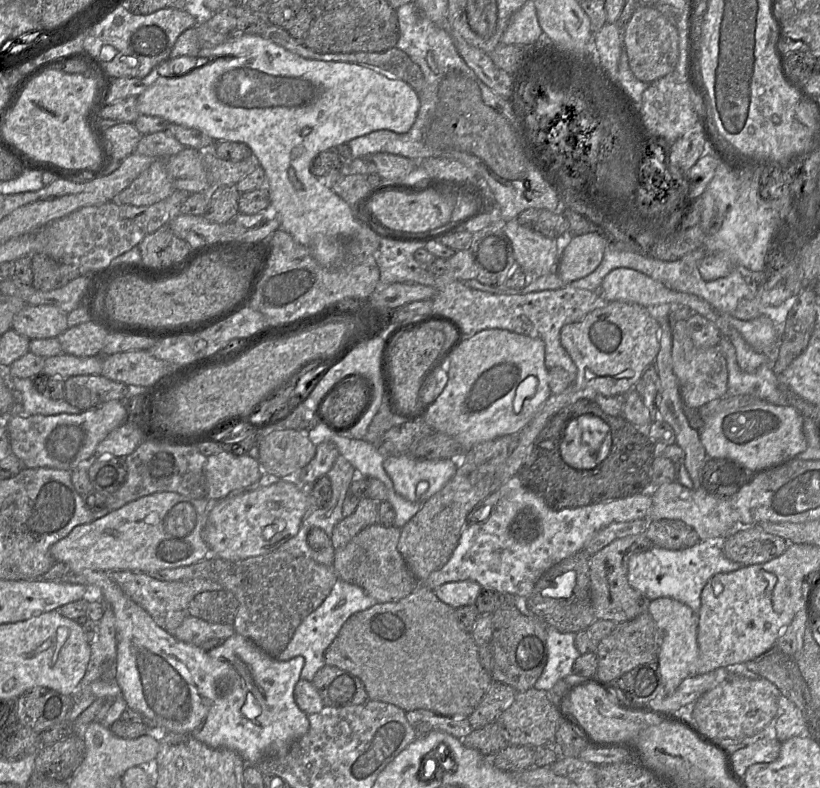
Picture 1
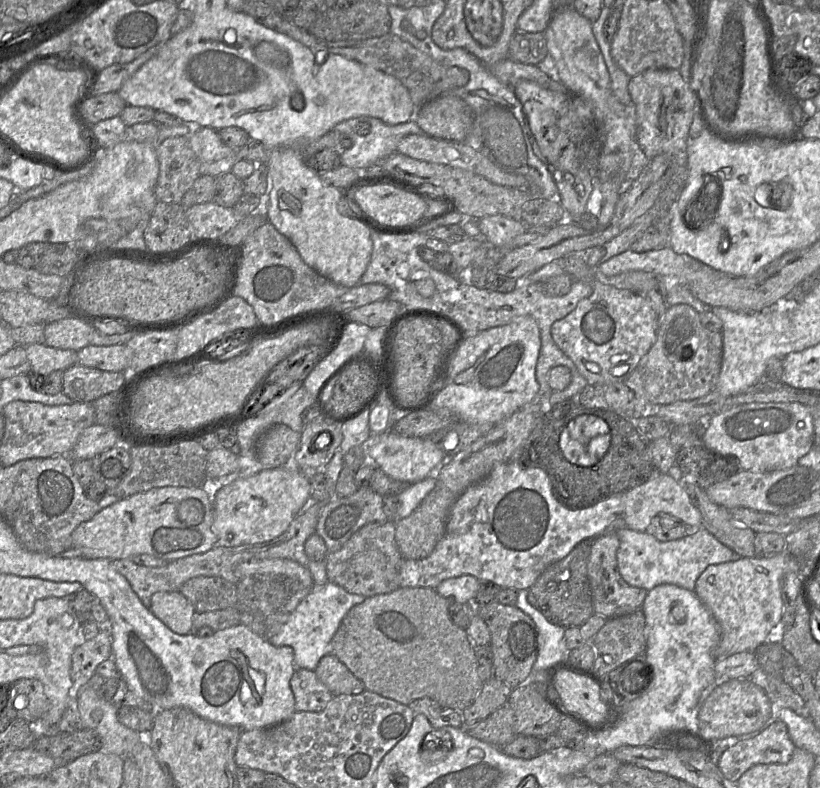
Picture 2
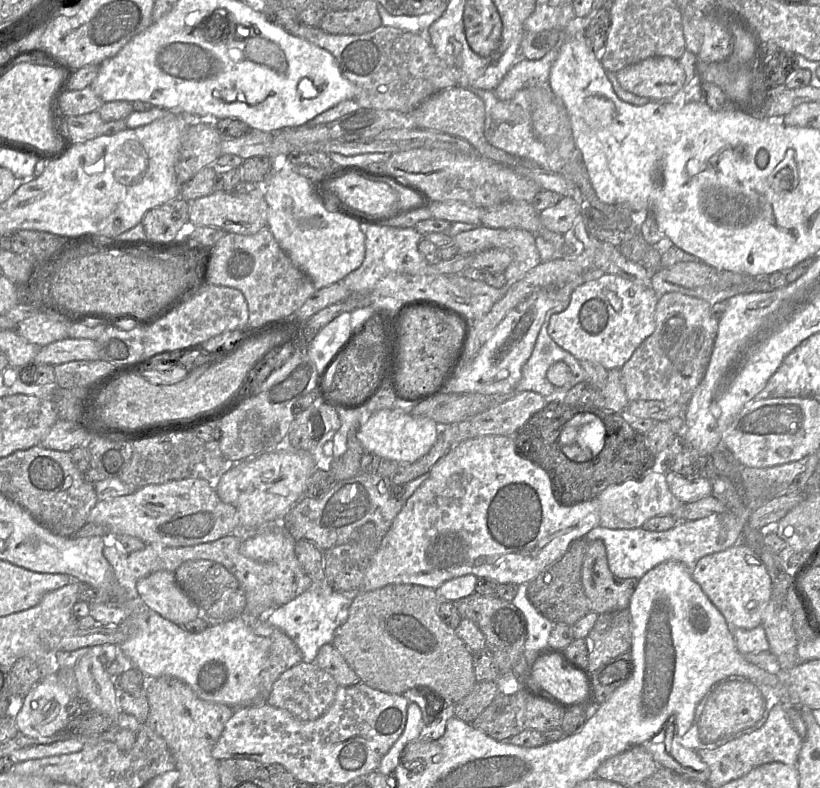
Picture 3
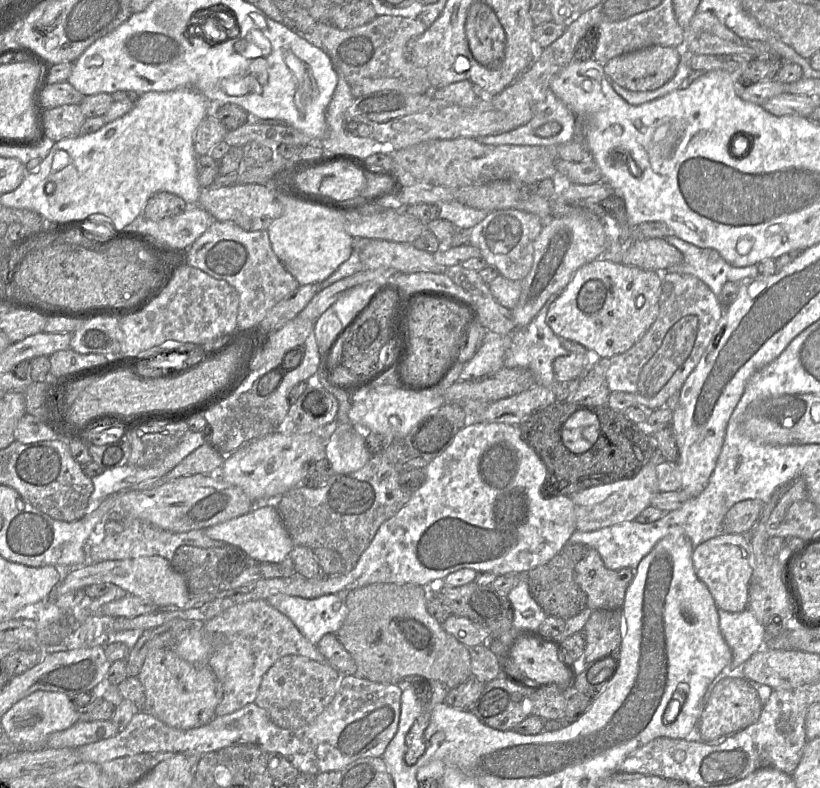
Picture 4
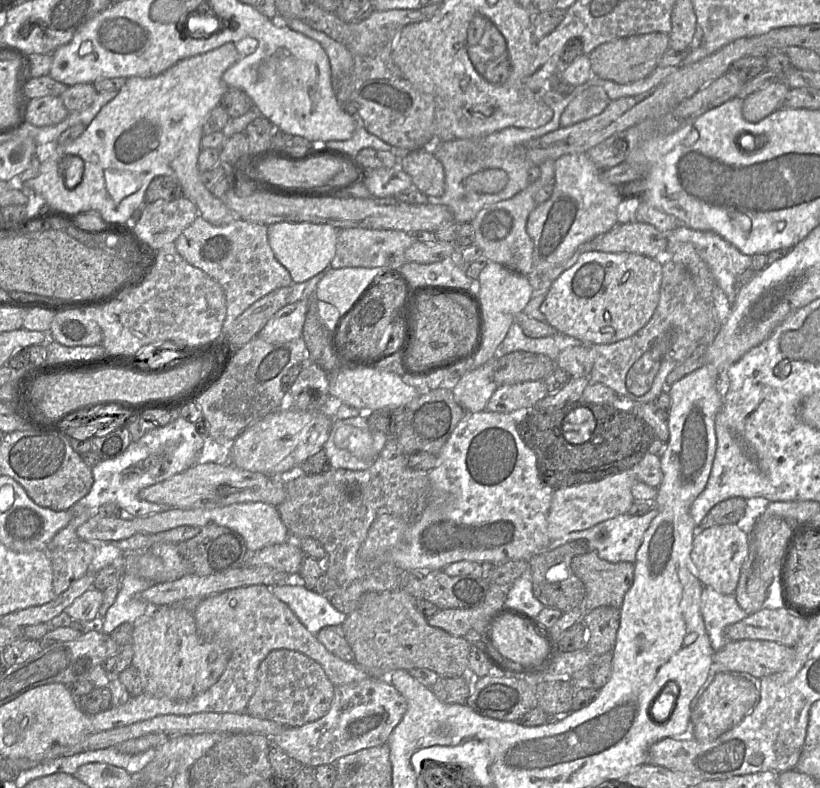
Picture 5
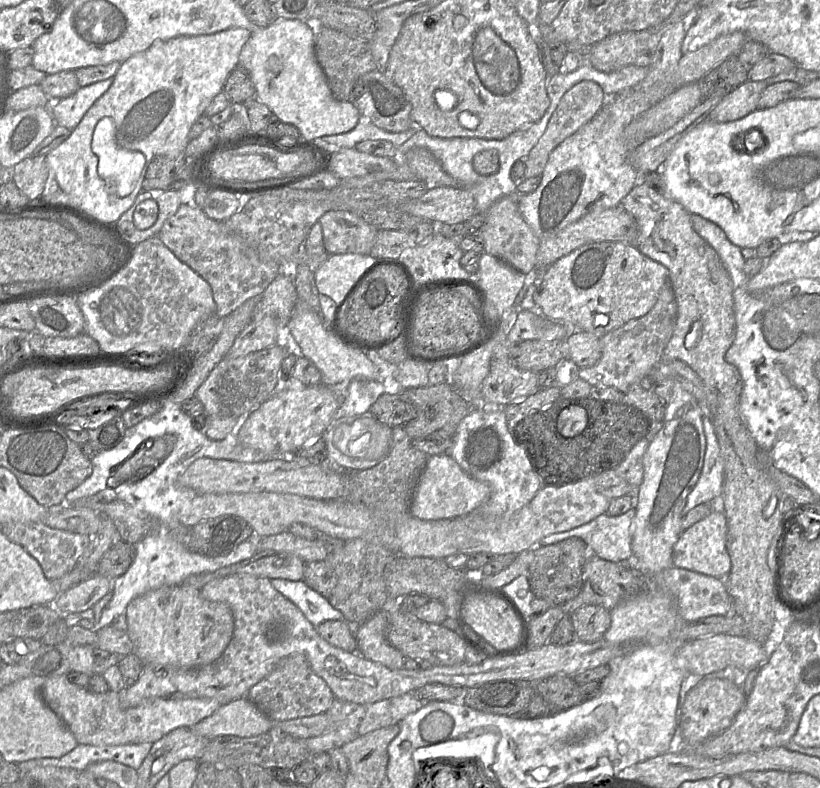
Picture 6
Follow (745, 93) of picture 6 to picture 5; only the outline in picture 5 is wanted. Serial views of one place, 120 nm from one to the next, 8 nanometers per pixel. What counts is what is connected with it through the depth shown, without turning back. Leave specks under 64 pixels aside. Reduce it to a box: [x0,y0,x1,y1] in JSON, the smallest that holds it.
[742,83,790,123]

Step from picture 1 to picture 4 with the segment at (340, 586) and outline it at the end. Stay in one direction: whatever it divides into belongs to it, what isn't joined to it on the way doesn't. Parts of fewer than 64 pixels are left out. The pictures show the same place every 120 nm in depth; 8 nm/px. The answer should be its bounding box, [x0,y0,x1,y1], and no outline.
[267,594,348,645]

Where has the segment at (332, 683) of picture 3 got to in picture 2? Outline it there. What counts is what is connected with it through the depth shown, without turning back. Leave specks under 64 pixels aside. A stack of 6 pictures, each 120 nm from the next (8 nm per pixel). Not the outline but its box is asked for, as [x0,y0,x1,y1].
[290,668,333,712]

